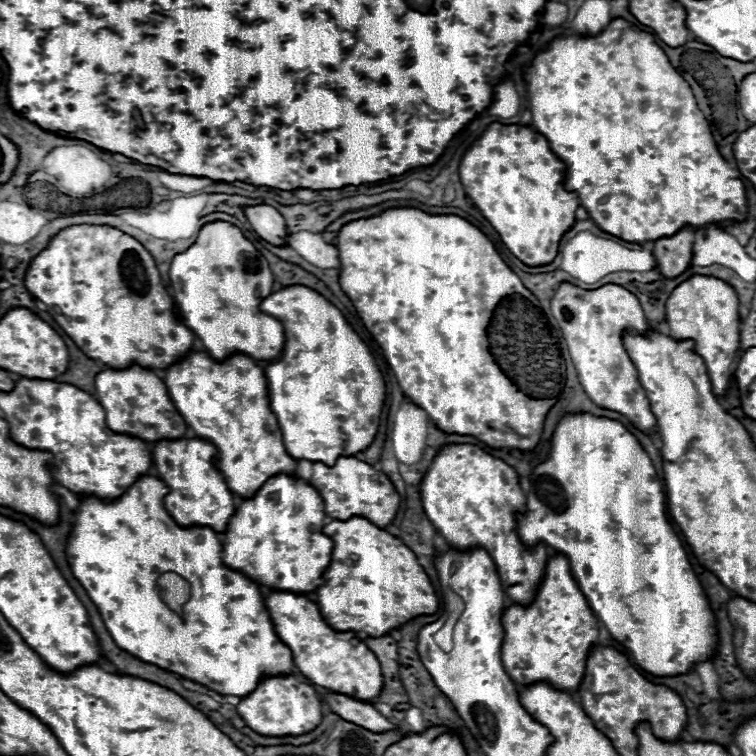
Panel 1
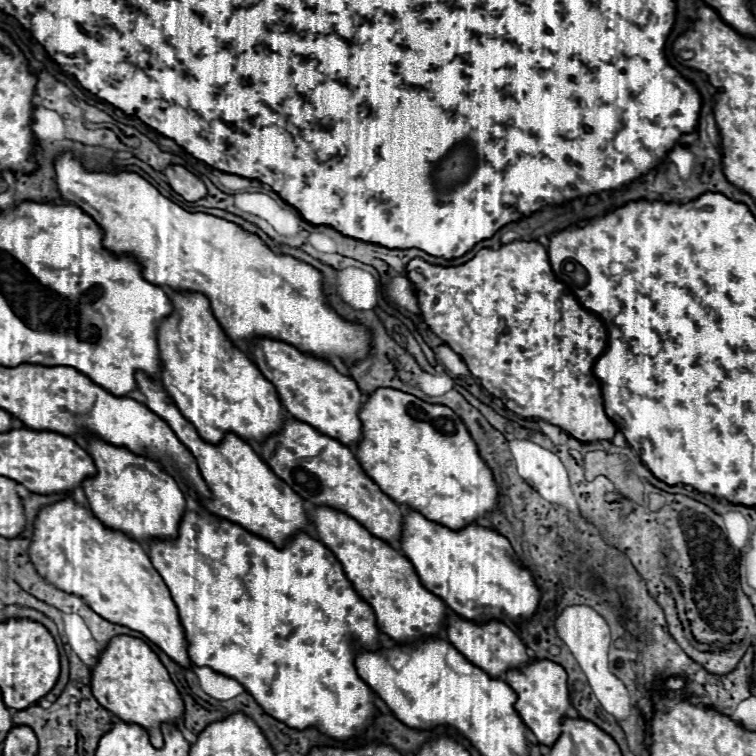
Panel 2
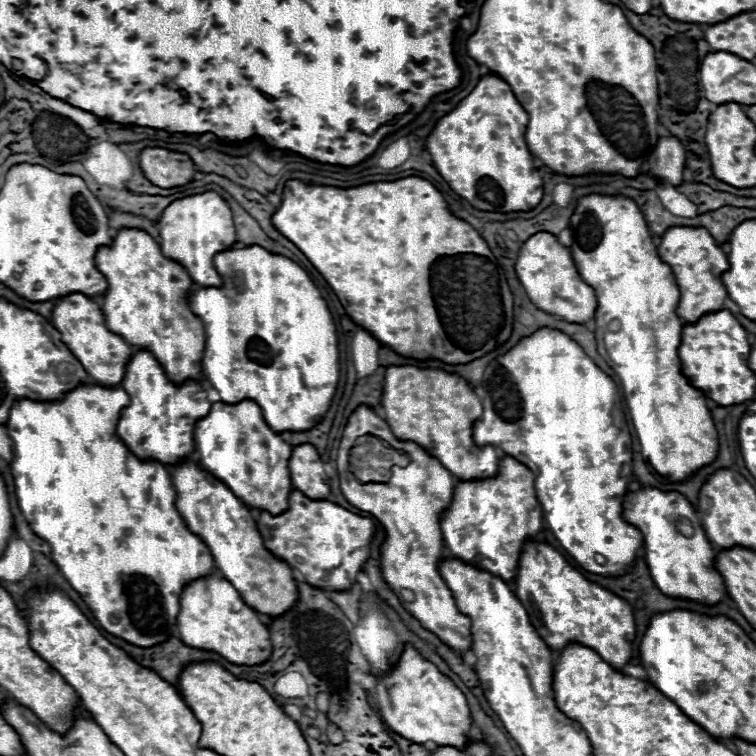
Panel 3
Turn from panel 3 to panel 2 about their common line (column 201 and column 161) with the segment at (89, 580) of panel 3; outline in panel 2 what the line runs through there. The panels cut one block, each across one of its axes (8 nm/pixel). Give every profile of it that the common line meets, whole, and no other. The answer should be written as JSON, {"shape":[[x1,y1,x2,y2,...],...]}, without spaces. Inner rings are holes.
{"shape":[[186,510,182,516,182,522,178,526,178,536,174,540,150,540,150,544,146,544,146,552,150,556,152,566,164,578,164,582,172,594,172,600,178,608,178,616,180,616,180,622,184,626,184,634,188,640,188,656,196,666,208,666,214,672,220,672,224,676,238,680,256,698,256,702,264,708,266,714,278,718,280,722,288,724,290,728,304,730,304,728,314,726,330,738,350,740,350,738,360,736,364,732,364,728,370,726,370,722,374,720,374,714,376,714,374,696,372,696,370,688,366,688,366,684,356,674,356,668,354,668,354,656,356,656,354,650,356,648,352,644,356,644,358,648,364,648,364,650,378,650,382,646,382,642,378,638,380,630,378,630,372,608,358,596,358,592,346,578,342,564,322,542,310,538,306,532,296,532,290,540,286,540,286,544,282,548,276,548,272,542,244,530,242,526,238,526,234,522,228,522,224,518,220,518,220,520,208,518,208,516,202,516,200,512]]}

